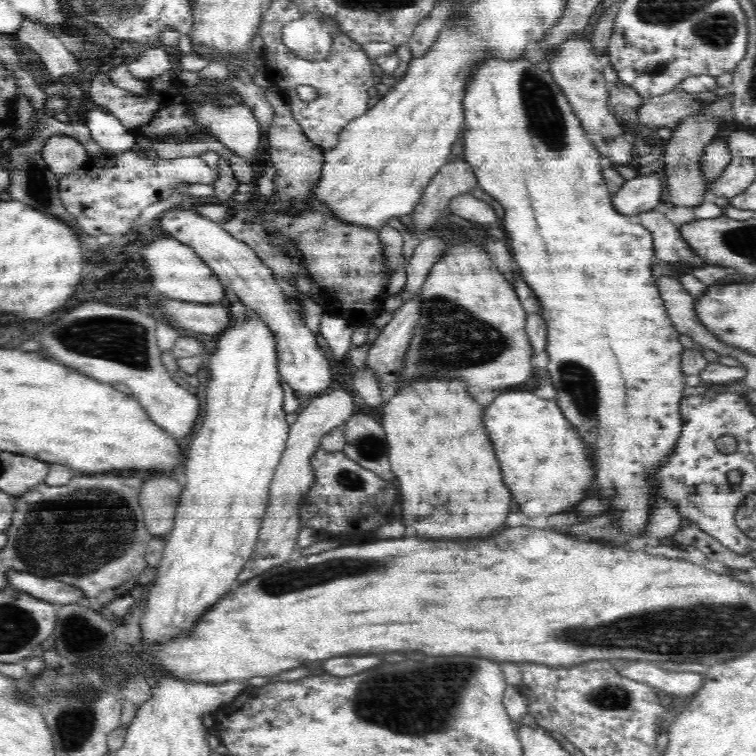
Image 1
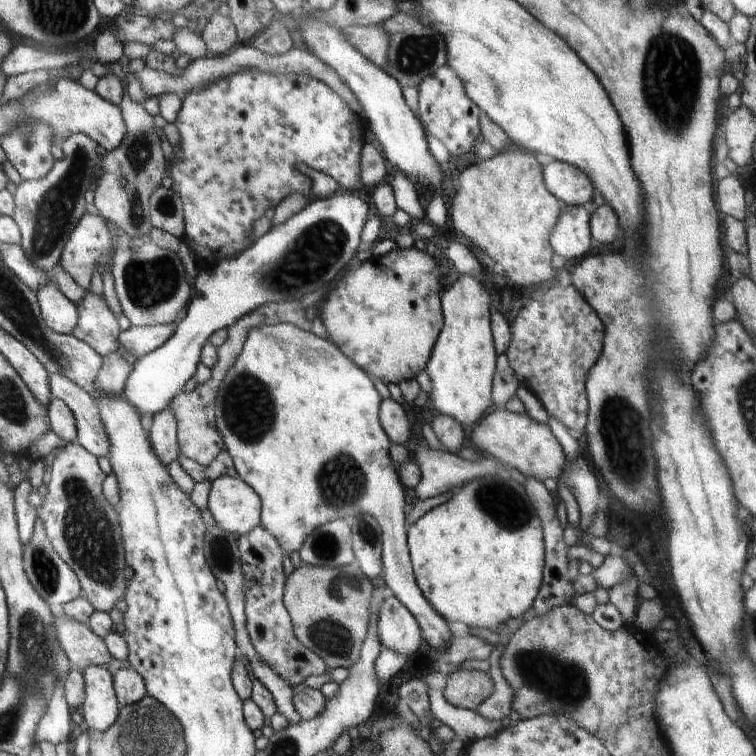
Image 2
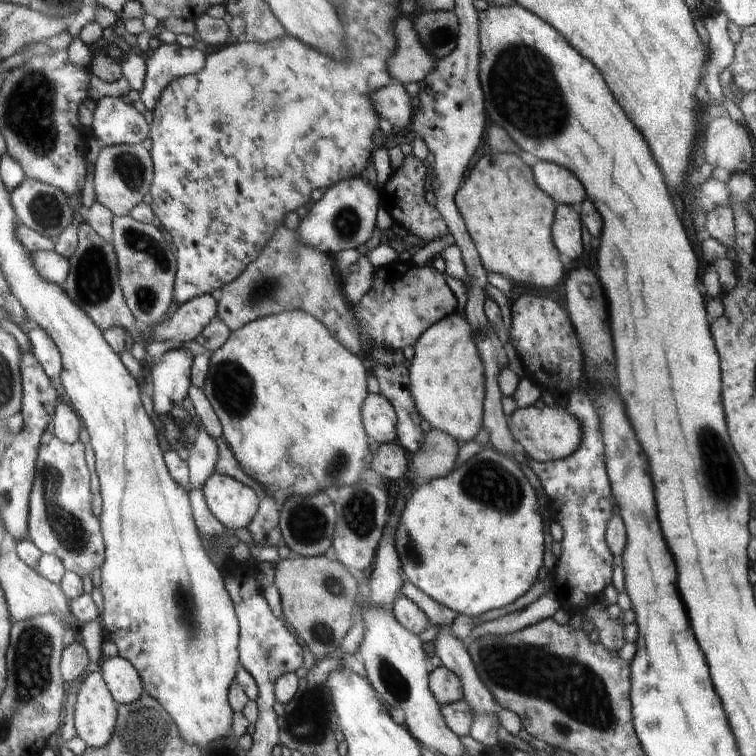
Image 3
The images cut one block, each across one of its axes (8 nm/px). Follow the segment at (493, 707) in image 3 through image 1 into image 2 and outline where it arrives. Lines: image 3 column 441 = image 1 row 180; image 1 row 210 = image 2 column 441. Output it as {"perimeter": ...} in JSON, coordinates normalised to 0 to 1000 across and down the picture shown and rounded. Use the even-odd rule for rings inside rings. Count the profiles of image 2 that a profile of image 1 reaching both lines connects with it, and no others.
{"perimeter":[[[388,427],[344,430],[331,437],[320,468],[302,488],[288,515],[286,566],[307,604],[315,631],[329,639],[345,657],[345,694],[366,712],[380,731],[396,729],[405,709],[435,690],[455,687],[460,680],[474,683],[487,679],[495,683],[508,704],[504,771],[548,812],[570,856],[583,862],[604,833],[593,828],[569,802],[552,774],[541,722],[537,722],[537,653],[513,603],[517,579],[507,567],[504,553],[500,553],[503,532],[507,529],[503,529],[492,503],[437,448],[399,437]],[[352,556],[357,556],[357,566],[349,566]]]}

